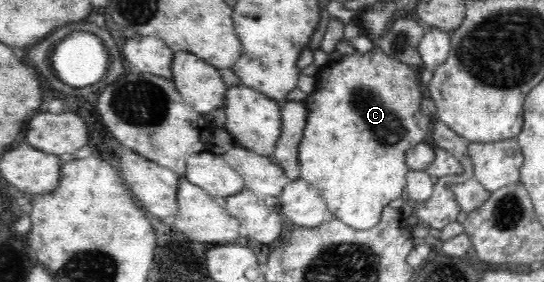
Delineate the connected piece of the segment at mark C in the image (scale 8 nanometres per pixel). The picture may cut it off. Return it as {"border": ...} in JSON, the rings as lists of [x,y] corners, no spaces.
{"border":[[[377,44],[369,52],[355,51],[343,55],[341,60],[325,66],[317,72],[315,92],[309,94],[303,104],[307,106],[307,124],[298,144],[300,178],[310,182],[318,190],[330,216],[337,217],[356,229],[367,229],[378,223],[380,212],[388,203],[403,198],[407,171],[406,154],[421,143],[434,118],[421,115],[423,92],[417,82],[419,70],[394,60]]]}

